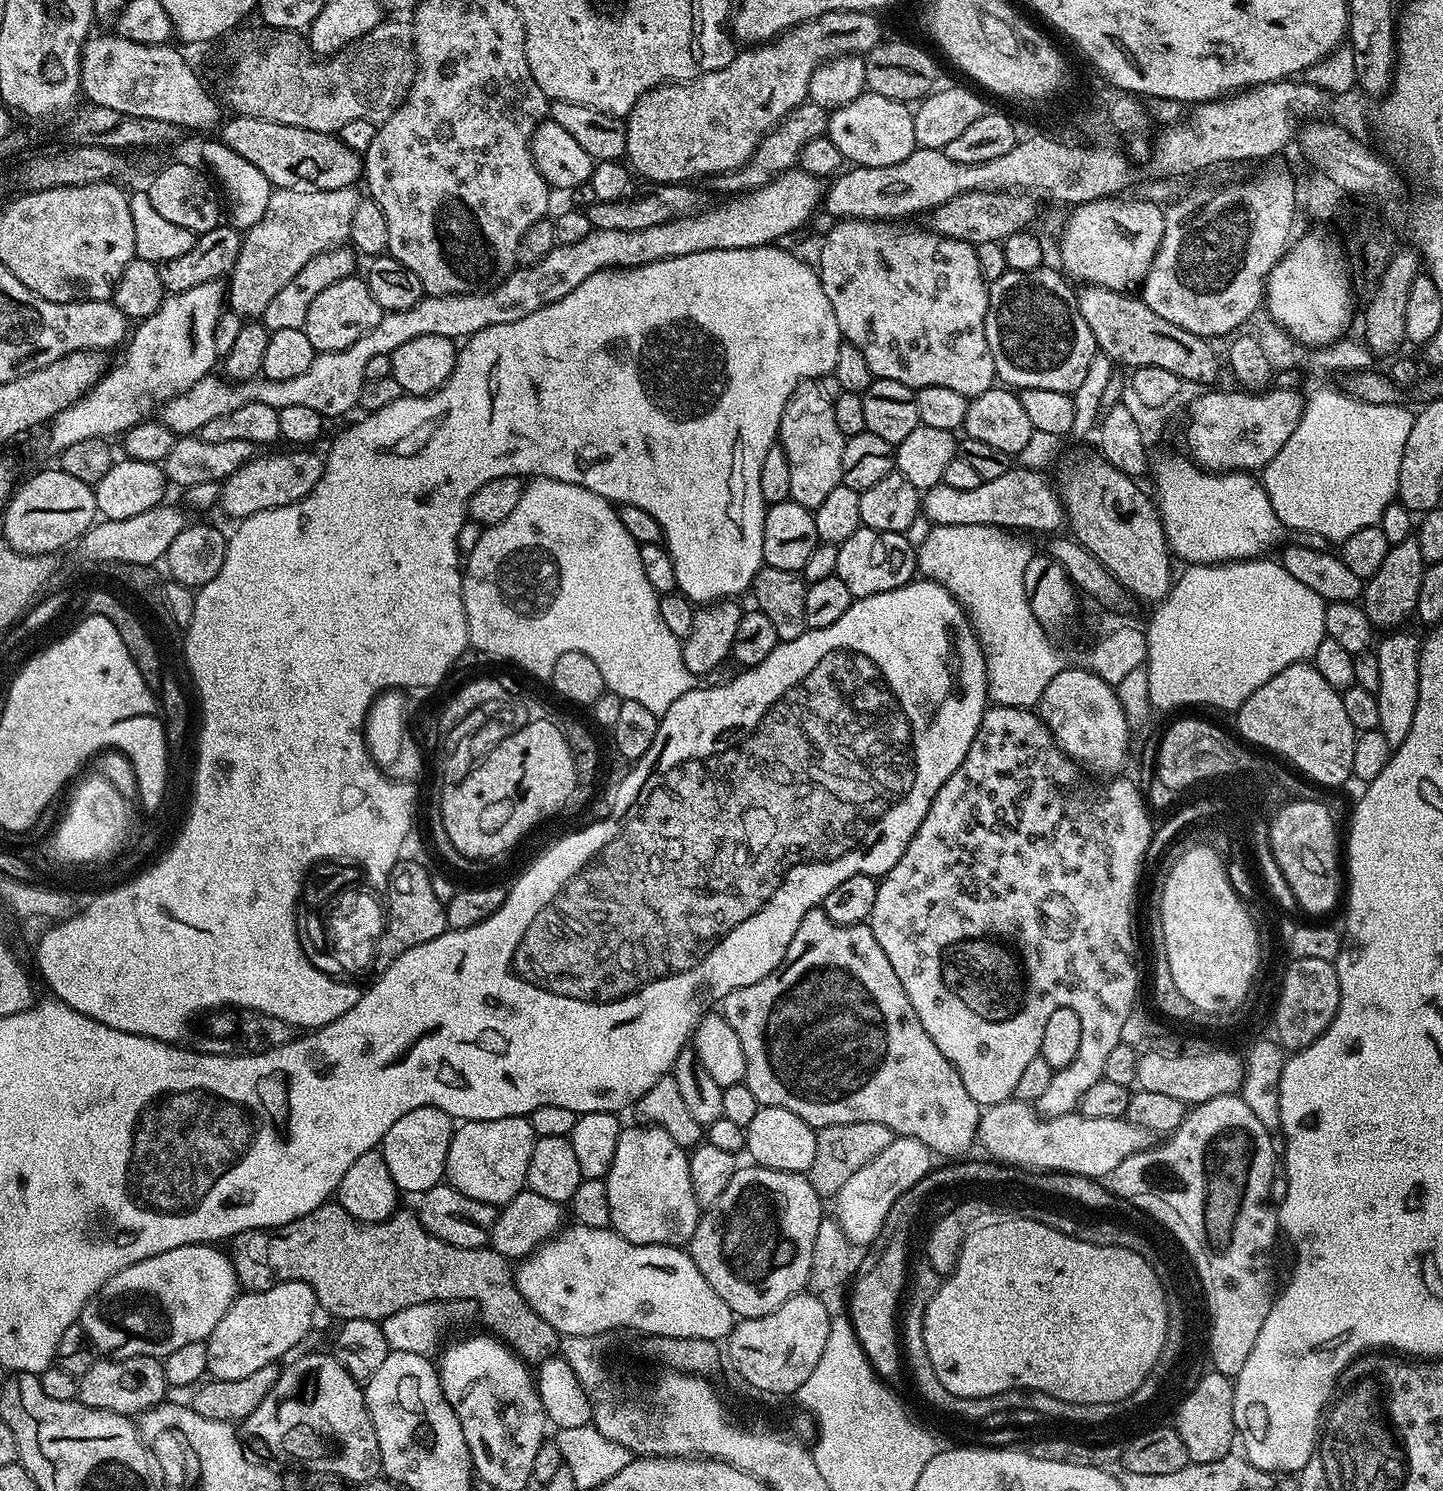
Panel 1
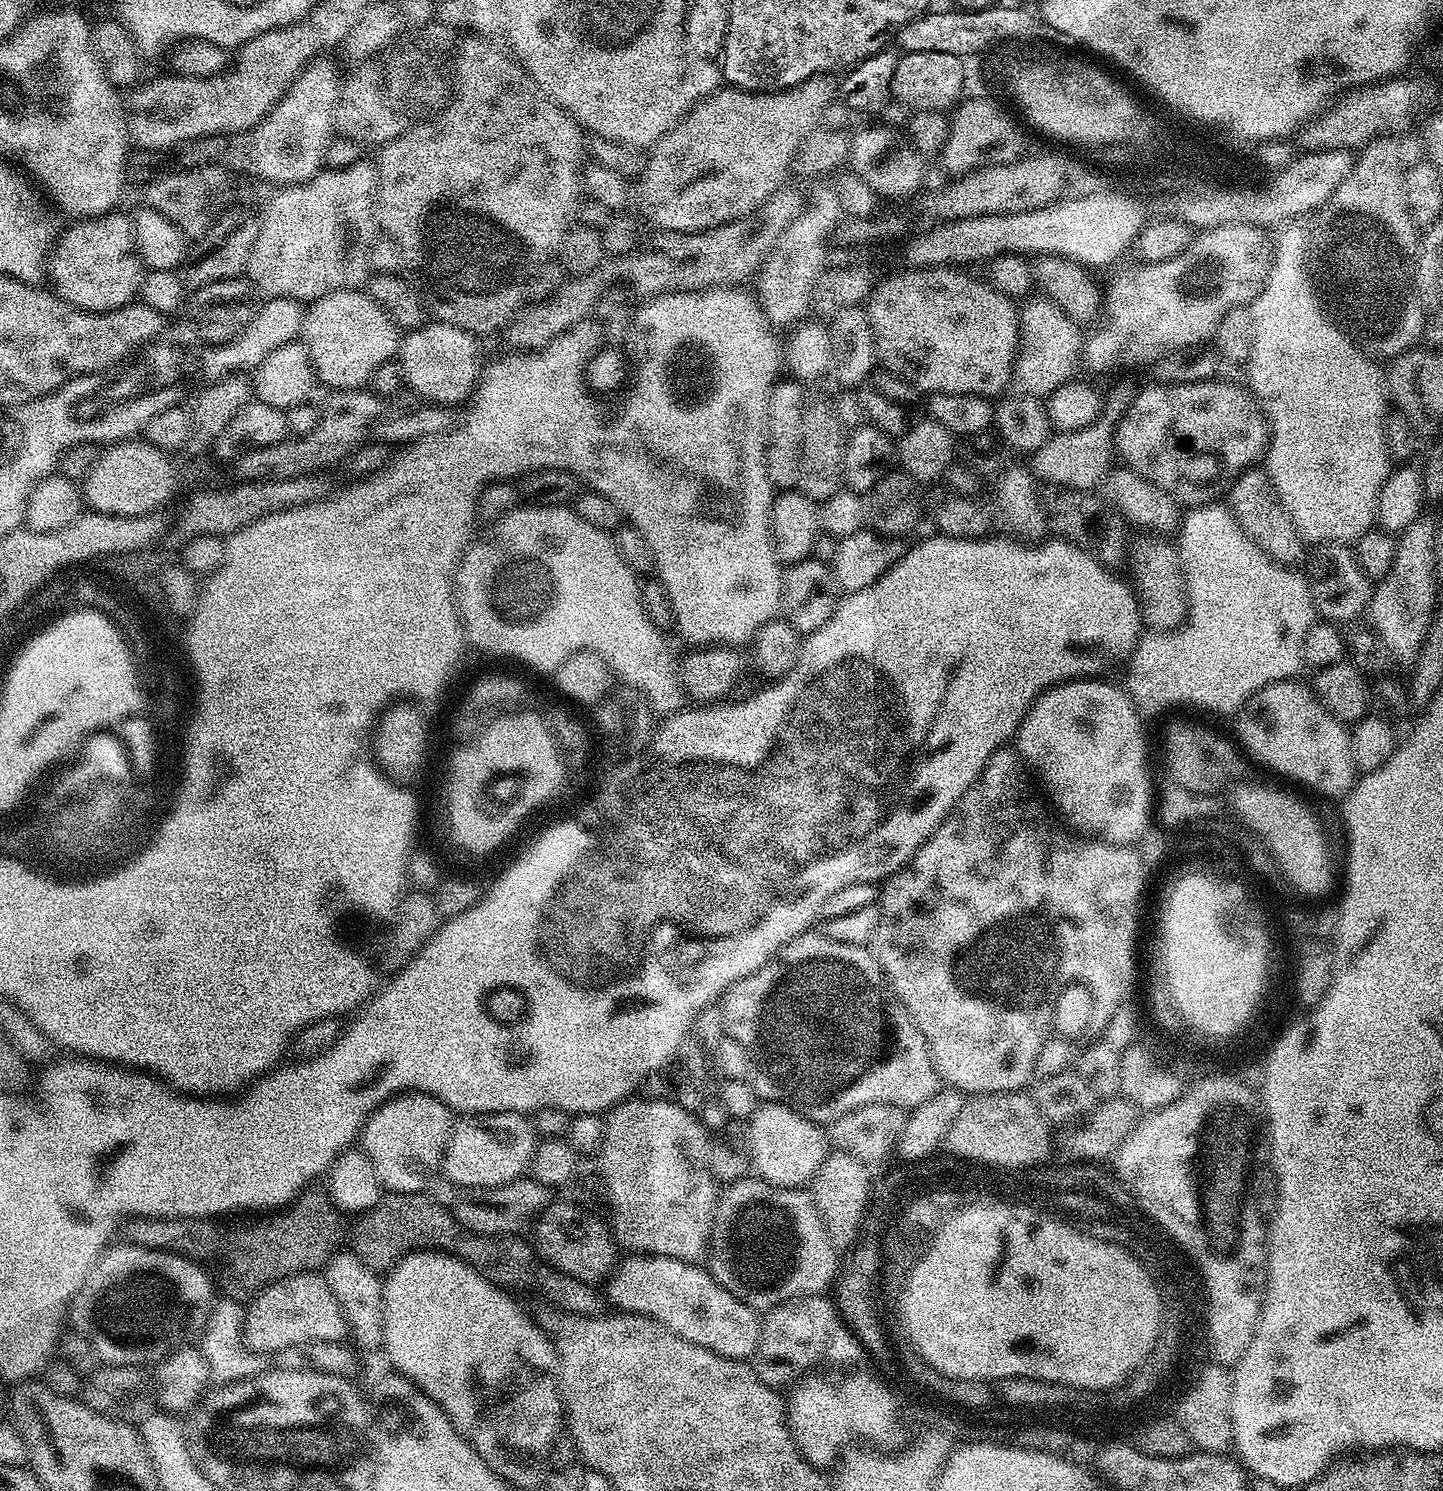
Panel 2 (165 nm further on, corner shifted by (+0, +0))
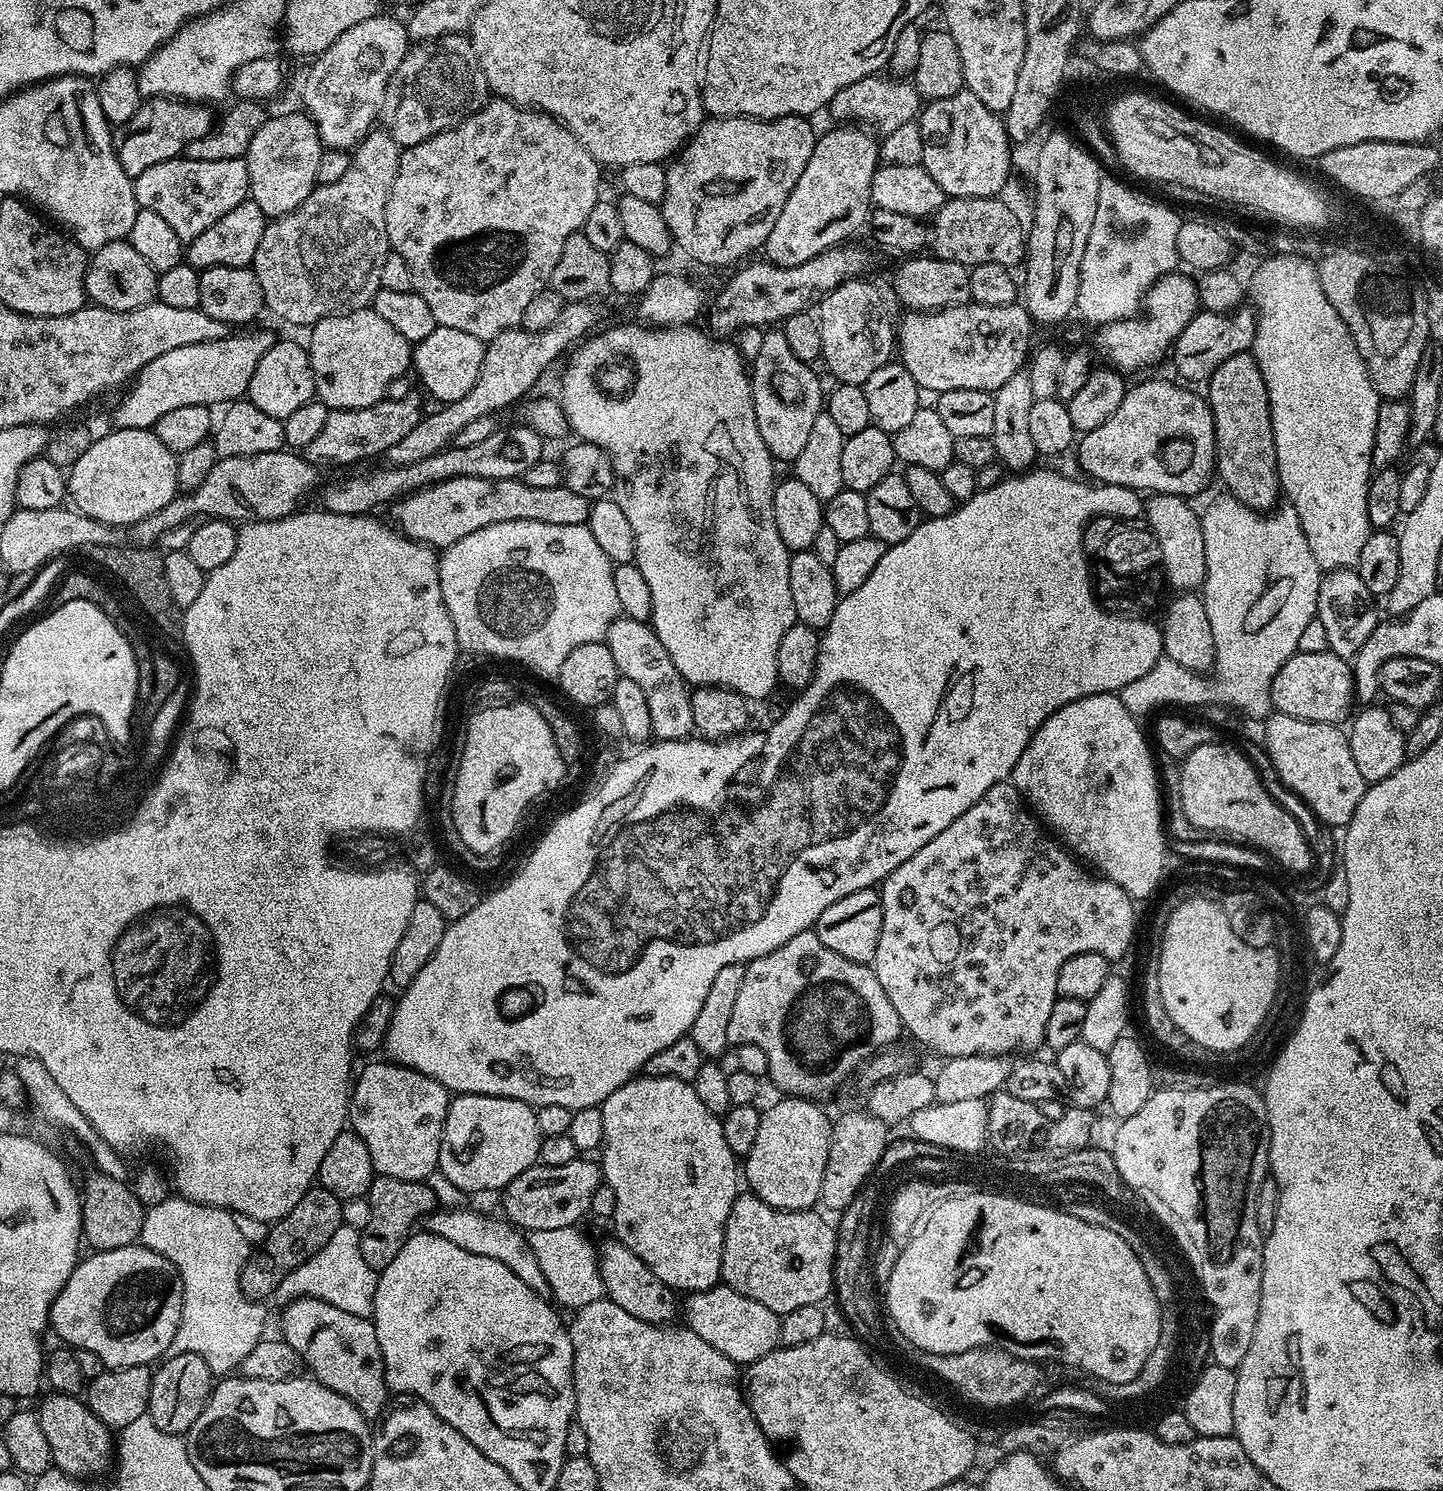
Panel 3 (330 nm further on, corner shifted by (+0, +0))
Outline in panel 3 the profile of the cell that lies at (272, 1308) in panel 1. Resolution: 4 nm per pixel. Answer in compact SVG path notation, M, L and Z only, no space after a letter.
M303 1296L283 1305L280 1316L279 1335L300 1356L303 1367L308 1368L313 1377L325 1384L330 1390L342 1394L362 1415L375 1418L384 1408L384 1403L390 1397L390 1389L384 1383L384 1359L382 1346L378 1346L376 1325L371 1319L358 1314L346 1314L346 1310L338 1310L338 1306L330 1306L330 1302L322 1302L313 1296Z

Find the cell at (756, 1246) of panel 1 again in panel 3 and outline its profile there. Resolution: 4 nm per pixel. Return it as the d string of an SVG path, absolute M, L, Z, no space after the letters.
M751 1194L737 1195L730 1206L730 1218L726 1218L721 1281L738 1294L754 1298L754 1302L762 1302L766 1310L774 1310L778 1314L798 1310L798 1306L827 1301L834 1288L832 1266L836 1263L836 1229L831 1223L827 1224L818 1213L816 1210L787 1212L778 1210Z

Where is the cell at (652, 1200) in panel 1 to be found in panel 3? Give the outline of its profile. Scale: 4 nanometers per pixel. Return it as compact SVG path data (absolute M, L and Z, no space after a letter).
M637 1075L628 1080L610 1098L606 1098L604 1103L599 1105L602 1114L602 1134L606 1138L606 1149L608 1148L608 1168L603 1173L602 1180L614 1190L614 1214L610 1221L611 1227L616 1227L615 1239L621 1240L658 1278L666 1287L675 1290L680 1294L691 1294L710 1290L721 1283L720 1267L722 1266L722 1254L724 1253L724 1231L726 1230L726 1218L730 1218L730 1206L737 1198L736 1180L738 1184L738 1158L726 1146L726 1138L722 1135L722 1119L715 1116L706 1106L702 1106L702 1101L698 1094L692 1089L691 1083L686 1080L676 1078L654 1078L653 1076Z

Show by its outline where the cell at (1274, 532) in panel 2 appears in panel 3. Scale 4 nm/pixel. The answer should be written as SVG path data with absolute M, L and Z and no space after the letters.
M1251 351L1234 354L1234 358L1226 358L1218 370L1206 381L1206 399L1212 408L1214 430L1216 431L1216 472L1218 480L1225 484L1227 495L1233 496L1247 508L1256 512L1271 513L1281 499L1280 475L1276 465L1274 450L1274 430L1270 418L1270 402L1266 394L1266 382L1262 382L1262 370L1258 370L1258 362Z

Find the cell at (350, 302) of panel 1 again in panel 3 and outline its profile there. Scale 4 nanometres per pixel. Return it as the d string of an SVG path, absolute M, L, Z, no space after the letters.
M371 307L323 316L311 325L310 332L312 337L306 340L306 347L316 383L314 396L329 410L362 410L374 406L387 397L388 384L409 371L413 345L394 326L378 318Z

